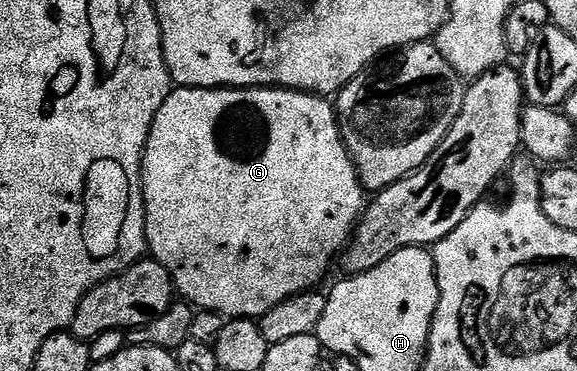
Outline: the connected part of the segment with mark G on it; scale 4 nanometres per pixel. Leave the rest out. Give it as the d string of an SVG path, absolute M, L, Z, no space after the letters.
M177 86L170 89L167 100L163 100L163 108L159 108L159 112L155 112L155 120L151 124L151 132L147 136L145 155L141 157L141 191L143 192L143 200L145 201L145 245L153 261L163 264L163 268L167 268L167 272L173 278L176 293L184 301L202 310L214 310L216 314L220 314L229 320L234 318L260 320L266 312L271 308L275 308L275 304L279 304L296 294L302 294L304 290L314 289L318 285L316 282L328 272L329 265L332 262L334 265L335 259L349 245L349 240L353 236L354 229L361 215L365 213L367 205L367 191L361 184L361 177L357 174L353 157L350 156L349 149L345 147L345 142L341 139L341 126L337 123L337 111L334 103L328 97L320 94L307 94L303 90L286 90L271 86L214 88L211 90L207 88L195 88L194 86Z

